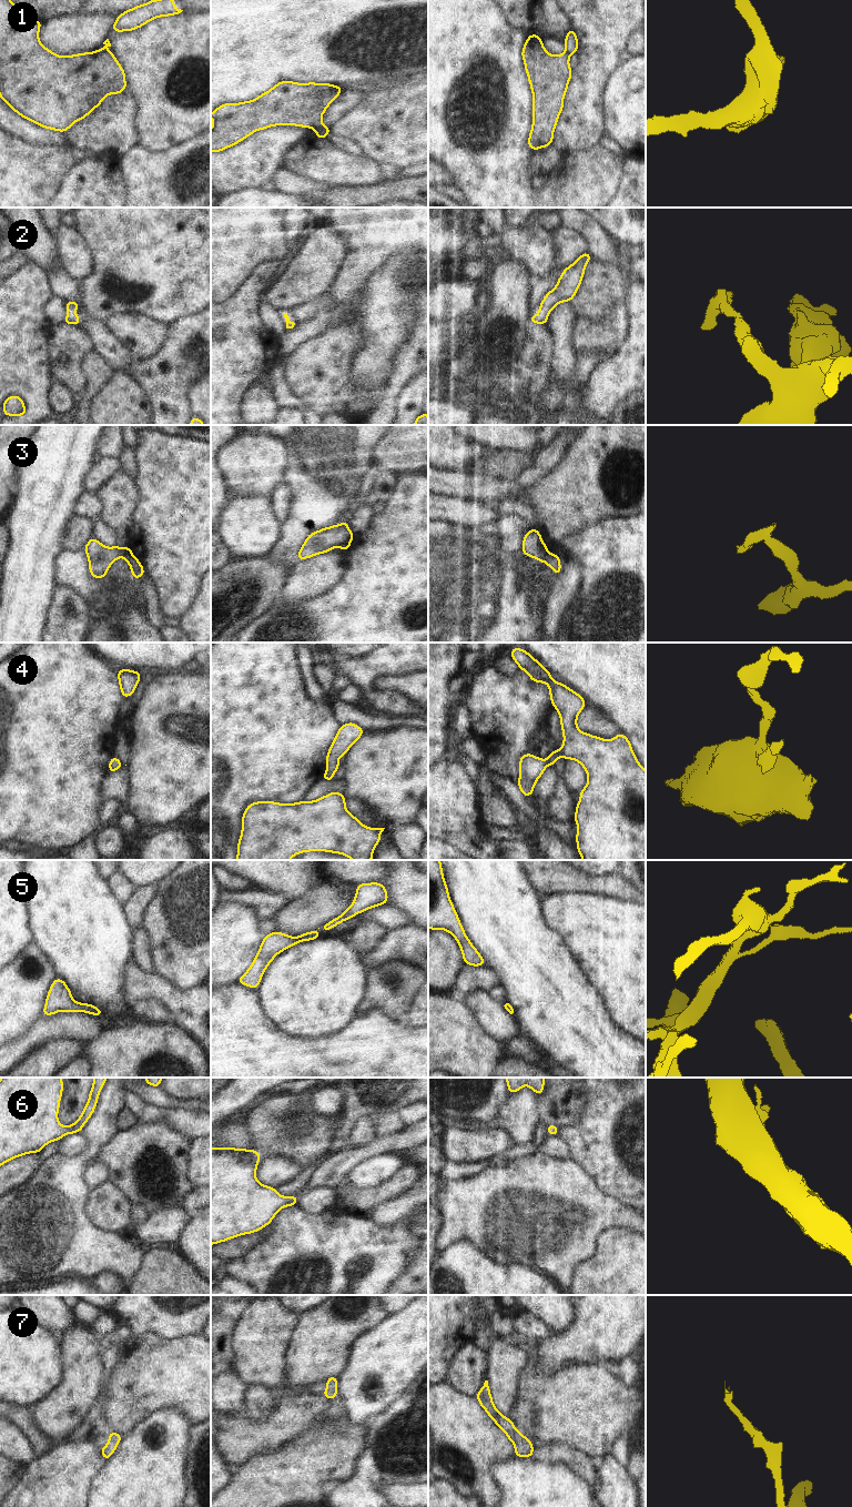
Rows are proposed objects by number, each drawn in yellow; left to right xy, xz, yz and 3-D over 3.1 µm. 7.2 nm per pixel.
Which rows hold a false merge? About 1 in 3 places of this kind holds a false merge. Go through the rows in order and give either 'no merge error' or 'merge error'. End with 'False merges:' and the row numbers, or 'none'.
1: merge error
2: no merge error
3: merge error
4: no merge error
5: no merge error
6: no merge error
7: no merge error
False merges: 1, 3

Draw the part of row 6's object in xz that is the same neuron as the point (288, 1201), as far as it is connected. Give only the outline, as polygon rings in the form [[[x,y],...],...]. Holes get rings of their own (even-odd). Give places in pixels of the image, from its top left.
[[[211,1147],[211,1245],[255,1233],[268,1225],[283,1207],[297,1204],[298,1196],[282,1196],[275,1187],[256,1180],[260,1160],[256,1149]]]

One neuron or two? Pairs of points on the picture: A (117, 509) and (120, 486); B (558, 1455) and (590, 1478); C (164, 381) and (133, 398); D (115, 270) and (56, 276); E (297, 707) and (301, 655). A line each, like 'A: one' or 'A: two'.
A: one
B: one
C: two
D: two
E: two

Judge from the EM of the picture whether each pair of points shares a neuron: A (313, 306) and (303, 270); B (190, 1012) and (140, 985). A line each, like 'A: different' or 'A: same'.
A: different
B: same

